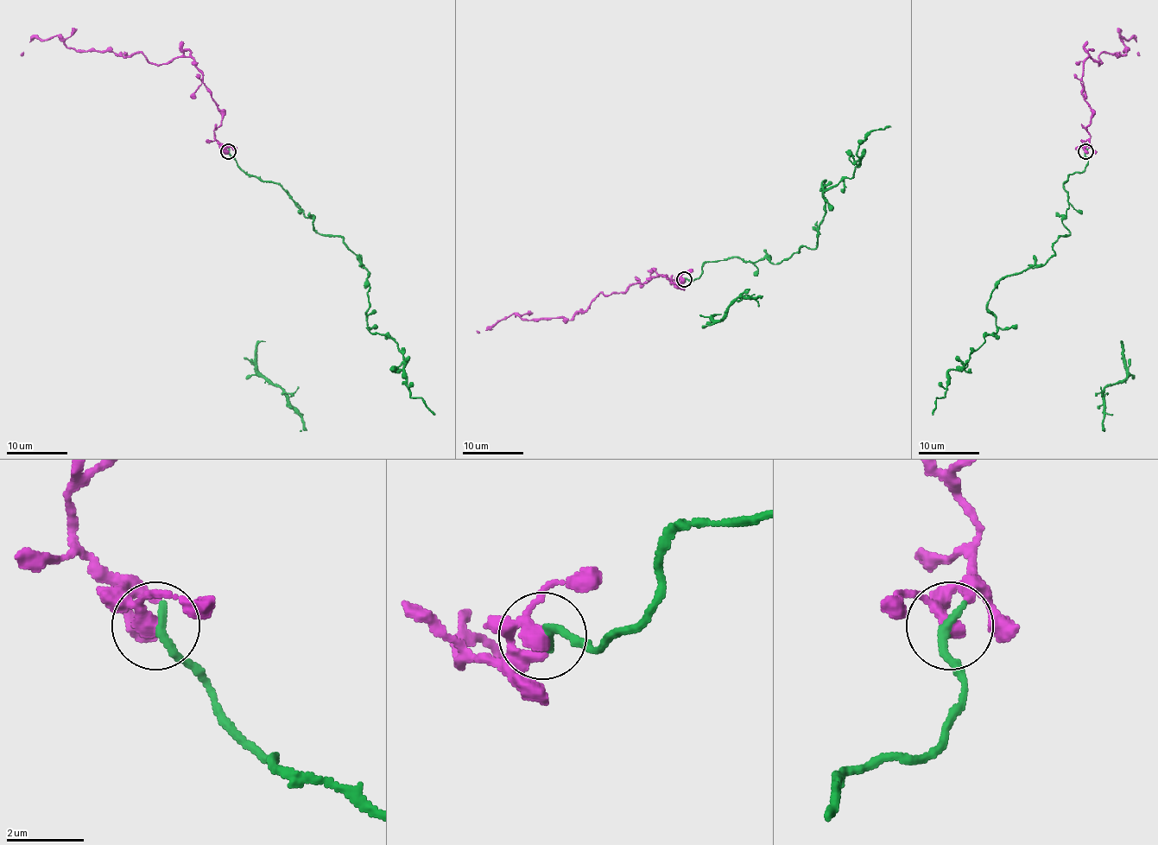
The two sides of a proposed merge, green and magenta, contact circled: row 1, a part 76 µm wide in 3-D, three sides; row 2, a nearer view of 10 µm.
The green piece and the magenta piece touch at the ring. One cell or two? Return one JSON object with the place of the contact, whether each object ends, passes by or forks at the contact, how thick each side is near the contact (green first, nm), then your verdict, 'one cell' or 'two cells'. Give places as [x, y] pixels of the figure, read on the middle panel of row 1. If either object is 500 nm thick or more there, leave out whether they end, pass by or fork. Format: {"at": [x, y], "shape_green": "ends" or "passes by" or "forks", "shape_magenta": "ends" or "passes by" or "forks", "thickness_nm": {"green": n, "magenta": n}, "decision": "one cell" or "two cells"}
{"at": [684, 279], "shape_green": "ends", "shape_magenta": "passes by", "thickness_nm": {"green": 280, "magenta": 320}, "decision": "one cell"}

